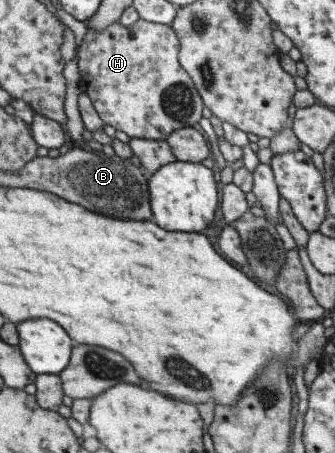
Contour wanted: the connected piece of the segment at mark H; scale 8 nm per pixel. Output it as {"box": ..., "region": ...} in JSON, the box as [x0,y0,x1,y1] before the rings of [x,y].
{"box":[76,19,203,141],"region":[[[138,19],[130,26],[122,26],[115,20],[102,30],[88,28],[80,46],[76,48],[80,89],[88,96],[102,122],[124,132],[129,138],[164,141],[173,131],[192,127],[202,118],[203,104],[191,79],[179,66],[178,50],[179,42],[170,25]]]}

